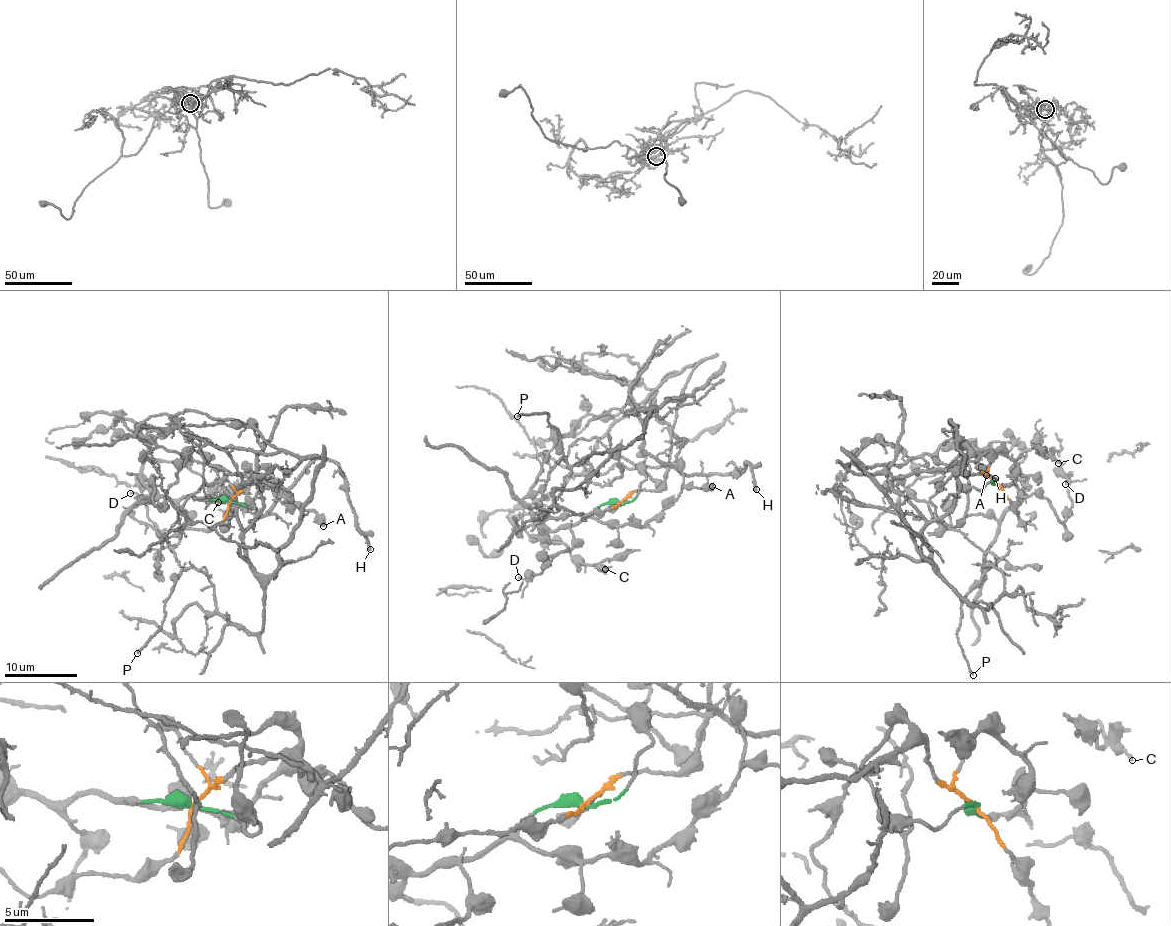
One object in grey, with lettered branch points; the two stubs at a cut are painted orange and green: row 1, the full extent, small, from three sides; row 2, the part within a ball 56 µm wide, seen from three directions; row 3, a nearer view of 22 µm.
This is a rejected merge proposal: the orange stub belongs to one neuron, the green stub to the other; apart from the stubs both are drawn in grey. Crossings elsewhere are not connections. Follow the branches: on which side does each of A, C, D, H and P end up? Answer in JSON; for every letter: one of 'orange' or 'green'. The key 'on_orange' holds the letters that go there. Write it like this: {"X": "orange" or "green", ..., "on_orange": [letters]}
{"A": "green", "C": "green", "D": "green", "H": "orange", "P": "orange", "on_orange": ["H", "P"]}

